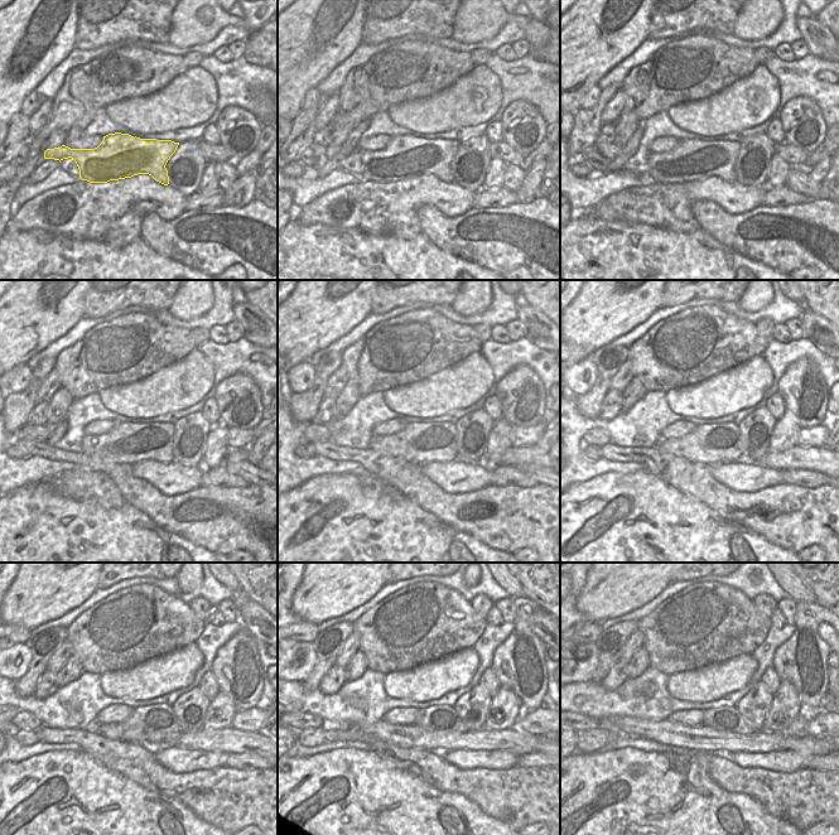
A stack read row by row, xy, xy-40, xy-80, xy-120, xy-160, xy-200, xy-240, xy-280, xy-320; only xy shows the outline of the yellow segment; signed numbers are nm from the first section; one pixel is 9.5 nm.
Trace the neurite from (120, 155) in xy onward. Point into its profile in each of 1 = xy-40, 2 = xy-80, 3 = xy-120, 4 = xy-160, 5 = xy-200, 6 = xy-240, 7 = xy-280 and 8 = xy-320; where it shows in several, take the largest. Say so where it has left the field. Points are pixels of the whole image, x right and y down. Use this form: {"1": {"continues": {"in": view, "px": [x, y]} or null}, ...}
{"1": {"continues": {"in": "xy-40", "px": [405, 157]}}, "2": {"continues": {"in": "xy-80", "px": [692, 159]}}, "3": {"continues": {"in": "xy-120", "px": [130, 443]}}, "4": {"continues": {"in": "xy-160", "px": [422, 443]}}, "5": {"continues": {"in": "xy-200", "px": [715, 443]}}, "6": {"continues": {"in": "xy-240", "px": [159, 718]}}, "7": {"continues": {"in": "xy-280", "px": [443, 718]}}, "8": {"continues": {"in": "xy-320", "px": [727, 718]}}}

